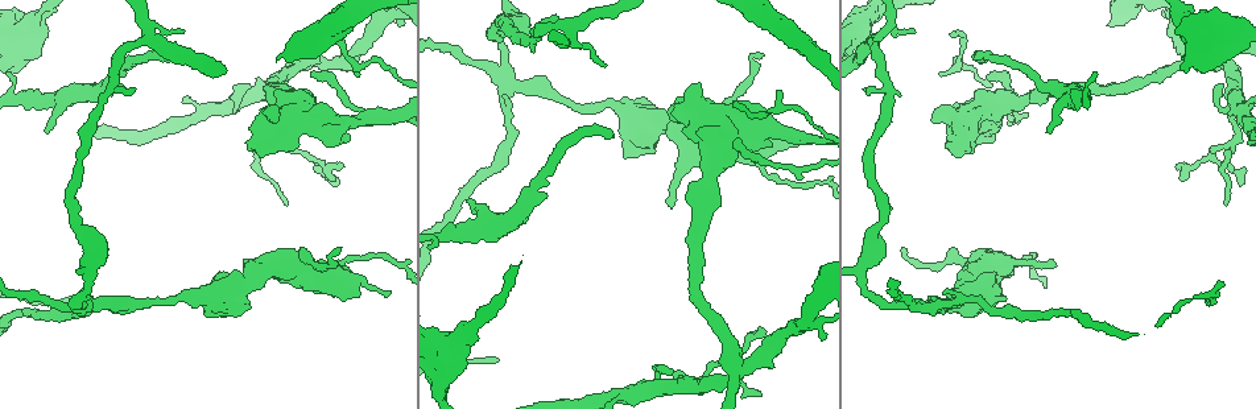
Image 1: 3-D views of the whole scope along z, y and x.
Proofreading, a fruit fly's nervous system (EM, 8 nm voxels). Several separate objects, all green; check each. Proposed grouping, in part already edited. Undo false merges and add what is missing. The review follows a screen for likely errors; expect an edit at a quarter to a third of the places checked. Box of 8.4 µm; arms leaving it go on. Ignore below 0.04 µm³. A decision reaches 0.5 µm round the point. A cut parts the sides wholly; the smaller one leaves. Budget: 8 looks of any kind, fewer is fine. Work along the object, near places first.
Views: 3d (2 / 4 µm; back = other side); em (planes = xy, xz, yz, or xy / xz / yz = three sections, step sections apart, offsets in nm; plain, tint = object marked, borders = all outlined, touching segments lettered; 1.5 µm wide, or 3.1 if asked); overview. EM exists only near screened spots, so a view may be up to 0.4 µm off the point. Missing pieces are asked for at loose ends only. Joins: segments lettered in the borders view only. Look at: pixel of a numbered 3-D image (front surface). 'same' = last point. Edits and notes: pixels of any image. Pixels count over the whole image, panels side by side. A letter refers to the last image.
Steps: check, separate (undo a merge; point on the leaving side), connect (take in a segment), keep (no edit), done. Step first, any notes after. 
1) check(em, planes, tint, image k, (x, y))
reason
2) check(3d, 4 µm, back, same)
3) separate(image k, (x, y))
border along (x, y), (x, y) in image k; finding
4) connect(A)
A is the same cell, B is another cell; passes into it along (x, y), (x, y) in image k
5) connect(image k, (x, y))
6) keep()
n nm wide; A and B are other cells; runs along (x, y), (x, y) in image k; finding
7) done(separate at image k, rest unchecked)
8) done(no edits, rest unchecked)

check(3d, 2 µm, image 1, (611, 134))
an open end

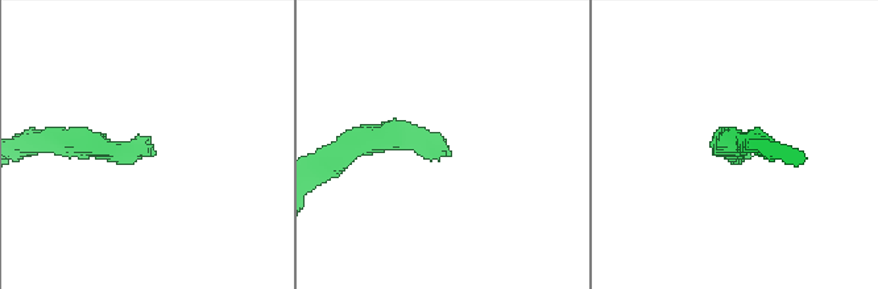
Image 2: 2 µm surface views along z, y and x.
check(em, xy, step 4, tint, image 2, (443, 149))

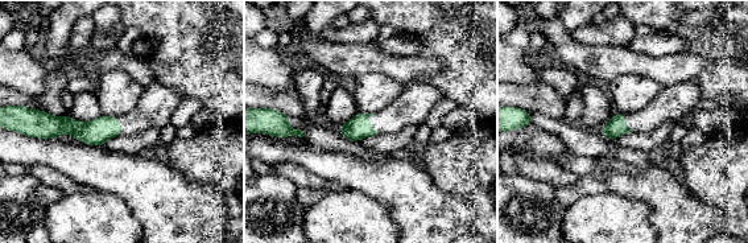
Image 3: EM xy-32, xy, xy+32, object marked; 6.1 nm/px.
check(em, xz, step 8, borders, same)
cut it another way

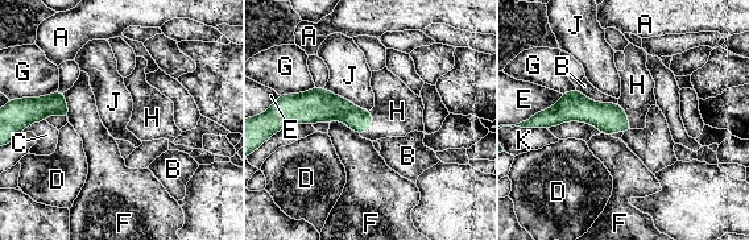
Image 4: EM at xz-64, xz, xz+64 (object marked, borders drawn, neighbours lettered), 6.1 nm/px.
connect(H)
H is the same cell, A, B, C, D, E, F, G, J and K are other cells; passes into it along (334, 107), (369, 125), (397, 111) in image 4; it goes on there

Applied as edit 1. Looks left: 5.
check(overview)

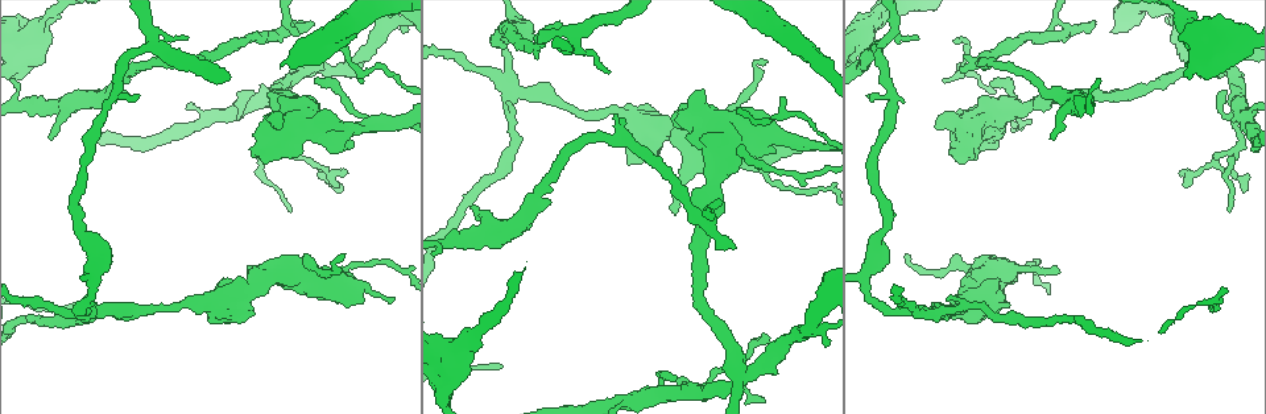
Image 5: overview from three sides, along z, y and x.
check(em, planes, borders, image 5, (53, 137))
thin end

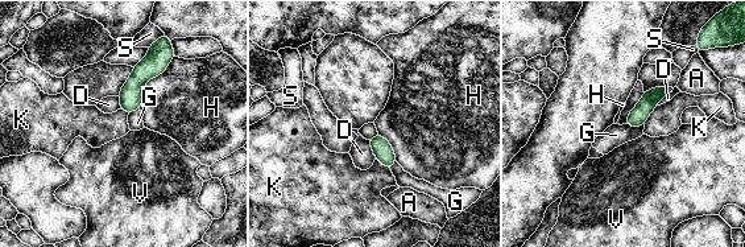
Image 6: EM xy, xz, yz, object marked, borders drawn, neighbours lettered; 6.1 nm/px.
keep()
A, D, G, H, K, S and V are other cells; border along (626, 123), (632, 127), (644, 124) in image 6; none of them fits

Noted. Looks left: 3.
check(3d, 4 µm, image 5, (98, 308))

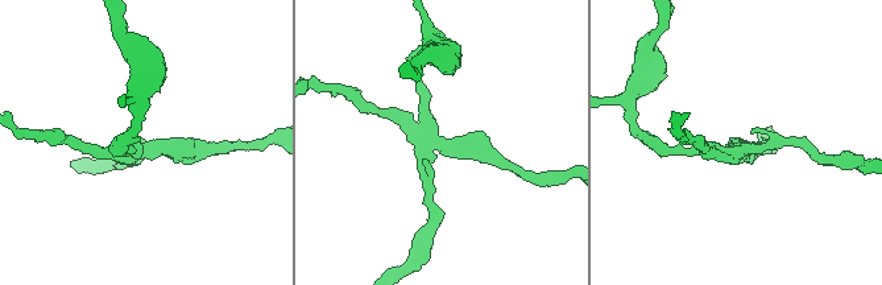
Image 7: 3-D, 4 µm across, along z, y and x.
check(em, planes, plain, image 7, (737, 148))
4 arms

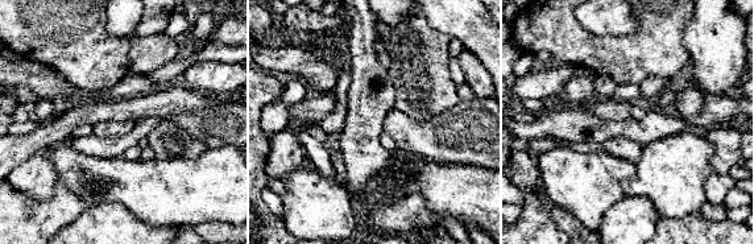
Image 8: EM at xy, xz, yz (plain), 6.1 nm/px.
check(em, planes, borders, same)
what lies round it

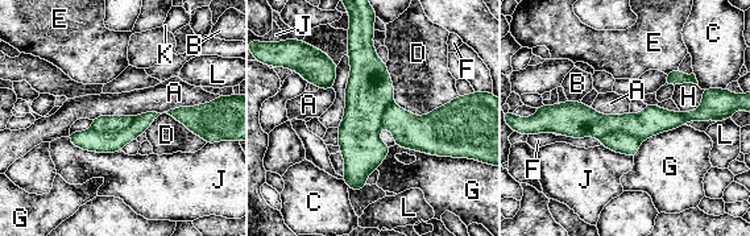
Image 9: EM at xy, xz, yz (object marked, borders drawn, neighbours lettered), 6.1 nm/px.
separate(image 9, (106, 124))
150 nm wide; A, B, C, D, E, F, G, H, J, K and L are other cells; border along (133, 118), (119, 131), (91, 129) in image 9; two neurons meet here

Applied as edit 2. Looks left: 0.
done(connect at image 4, separate at image 9, rest unchecked)

